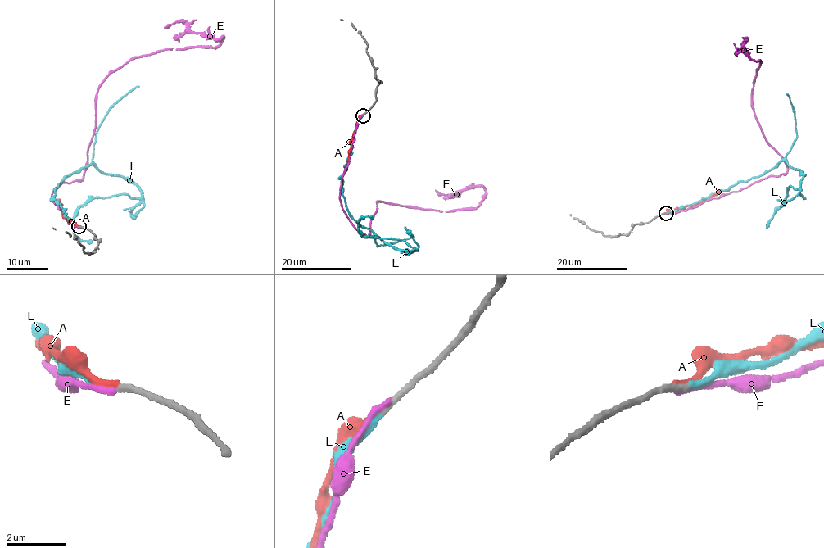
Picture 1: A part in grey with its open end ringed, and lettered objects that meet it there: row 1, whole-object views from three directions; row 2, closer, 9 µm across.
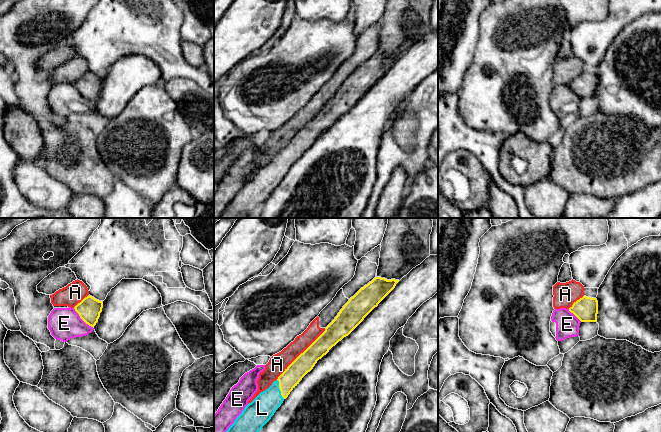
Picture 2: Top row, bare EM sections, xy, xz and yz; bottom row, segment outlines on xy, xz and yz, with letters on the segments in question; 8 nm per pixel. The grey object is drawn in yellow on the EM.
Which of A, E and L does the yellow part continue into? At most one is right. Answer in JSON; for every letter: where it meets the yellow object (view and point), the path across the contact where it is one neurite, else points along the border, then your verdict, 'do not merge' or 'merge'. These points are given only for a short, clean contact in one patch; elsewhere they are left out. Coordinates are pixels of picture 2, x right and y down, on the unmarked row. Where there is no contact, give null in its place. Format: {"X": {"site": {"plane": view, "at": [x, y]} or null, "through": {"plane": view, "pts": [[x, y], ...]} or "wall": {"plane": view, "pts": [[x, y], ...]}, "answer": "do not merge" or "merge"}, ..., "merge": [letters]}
{"A": {"site": {"plane": "xz", "at": [300, 130]}, "wall": {"plane": "xz", "pts": [[325, 104], [276, 155]]}, "answer": "do not merge"}, "E": {"site": {"plane": "xy", "at": [82, 95]}, "answer": "do not merge"}, "L": {"site": {"plane": "xz", "at": [279, 164]}, "through": {"plane": "xz", "pts": [[294, 149], [279, 164], [262, 184]]}, "answer": "merge"}, "merge": ["L"]}

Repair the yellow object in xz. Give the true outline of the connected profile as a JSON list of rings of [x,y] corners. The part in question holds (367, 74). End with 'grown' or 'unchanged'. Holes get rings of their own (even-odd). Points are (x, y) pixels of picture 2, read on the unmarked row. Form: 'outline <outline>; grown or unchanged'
outline [[[375,53],[343,82],[325,107],[301,129],[272,161],[261,168],[235,195],[219,218],[248,218],[310,148],[317,137],[348,112],[395,64],[399,56]]]; grown

